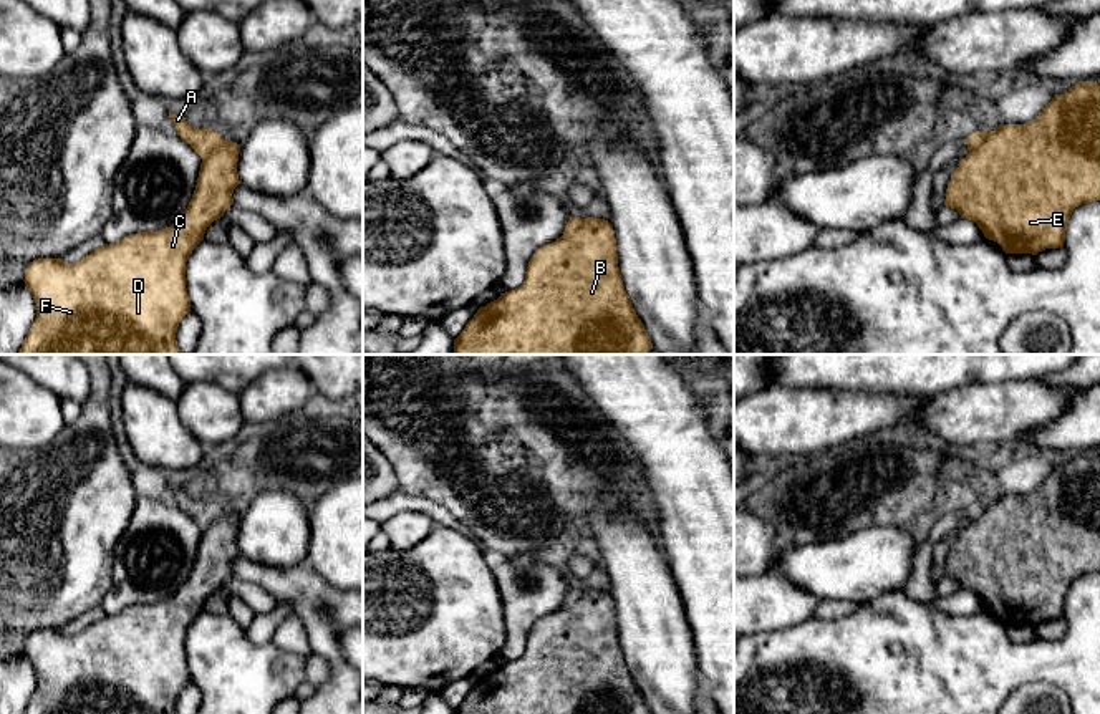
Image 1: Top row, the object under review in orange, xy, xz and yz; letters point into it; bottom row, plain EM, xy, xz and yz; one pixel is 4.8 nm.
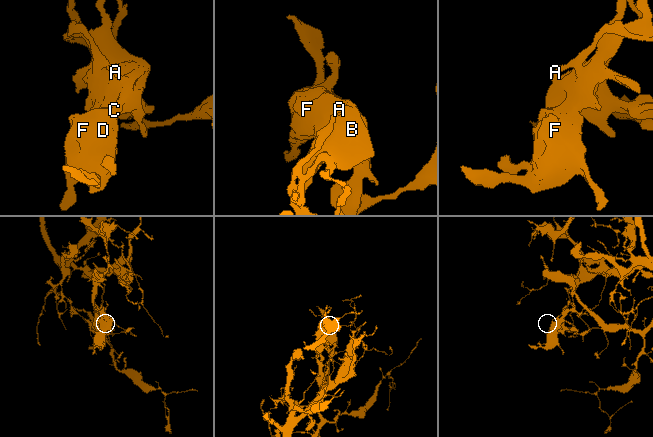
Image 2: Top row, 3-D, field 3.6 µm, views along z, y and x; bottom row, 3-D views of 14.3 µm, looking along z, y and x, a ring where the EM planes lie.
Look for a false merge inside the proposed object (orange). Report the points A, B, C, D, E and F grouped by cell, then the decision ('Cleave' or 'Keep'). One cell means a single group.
Groups: A / B C D E F. Cleave

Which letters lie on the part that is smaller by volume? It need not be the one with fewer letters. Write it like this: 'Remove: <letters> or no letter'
Remove: B, C, D, E, F

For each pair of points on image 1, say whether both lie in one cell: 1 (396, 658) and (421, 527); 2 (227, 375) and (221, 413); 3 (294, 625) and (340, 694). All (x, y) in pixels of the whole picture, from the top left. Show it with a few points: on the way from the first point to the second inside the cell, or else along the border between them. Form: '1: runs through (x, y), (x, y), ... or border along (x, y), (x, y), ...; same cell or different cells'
1: border along (434, 524), (411, 547), (405, 550), (390, 549); different cells
2: border along (186, 383), (211, 381), (237, 395); different cells
3: border along (295, 613), (305, 630), (312, 651); different cells

